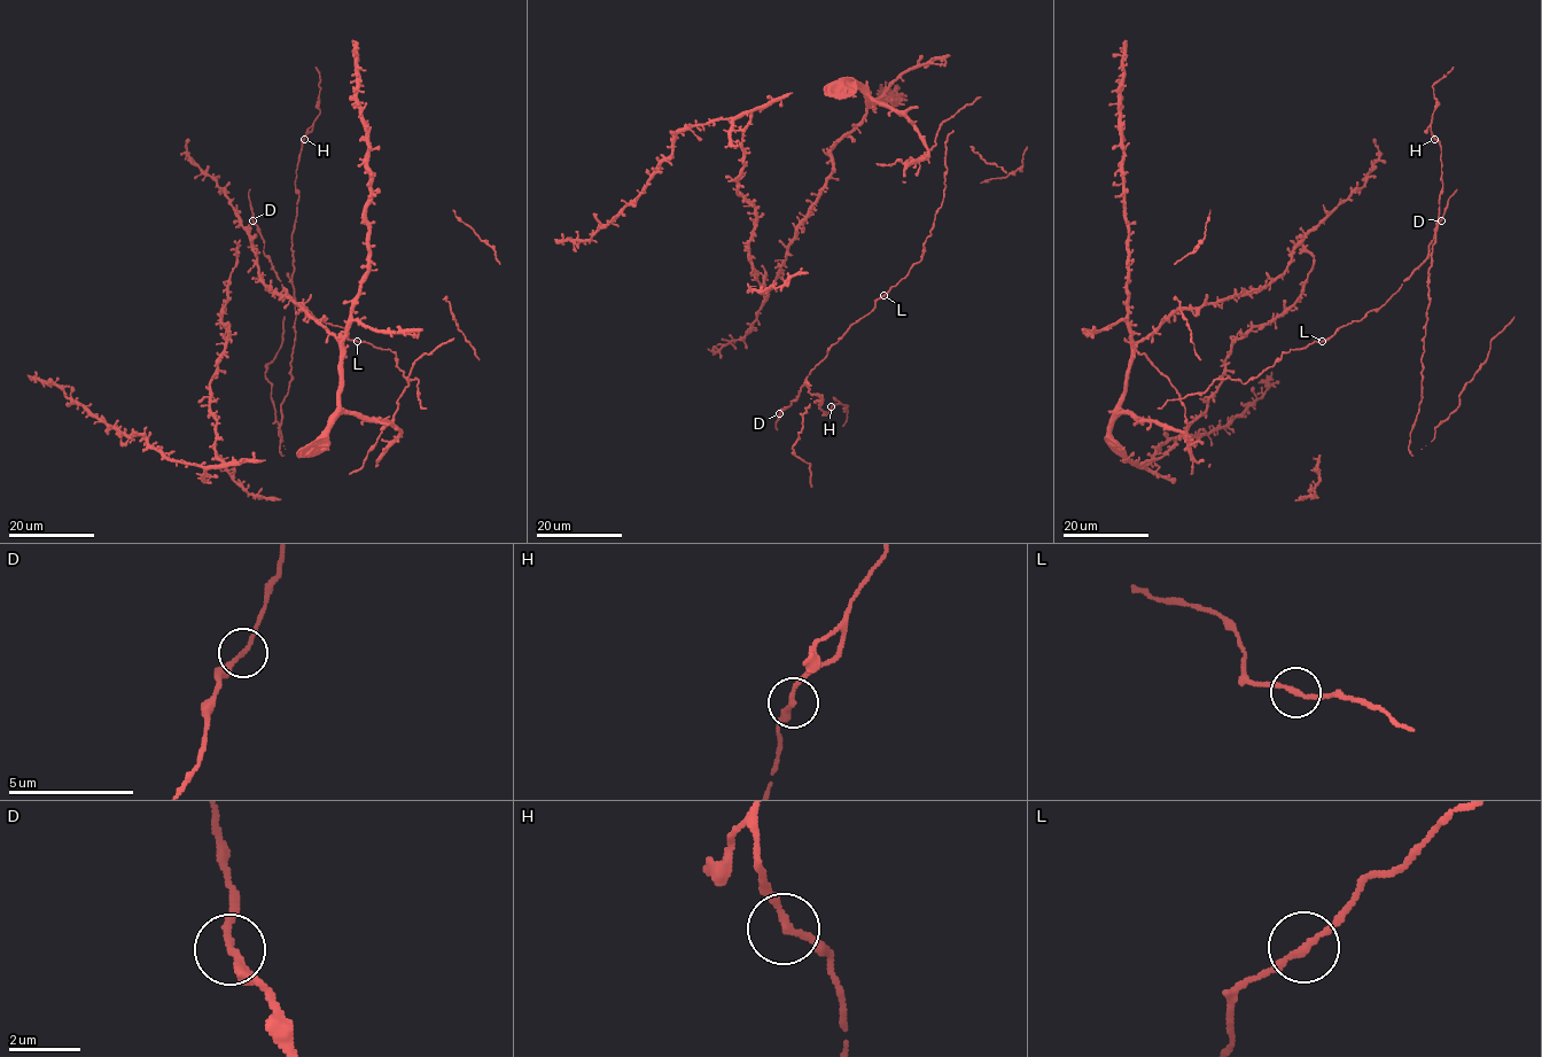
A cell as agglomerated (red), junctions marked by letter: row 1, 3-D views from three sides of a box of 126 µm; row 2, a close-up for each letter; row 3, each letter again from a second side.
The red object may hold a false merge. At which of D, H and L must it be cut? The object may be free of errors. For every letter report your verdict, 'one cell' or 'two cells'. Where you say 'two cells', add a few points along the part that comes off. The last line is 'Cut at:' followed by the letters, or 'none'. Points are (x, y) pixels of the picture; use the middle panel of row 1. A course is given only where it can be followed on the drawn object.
D: one cell
H: one cell
L: one cell
Cut at: none

